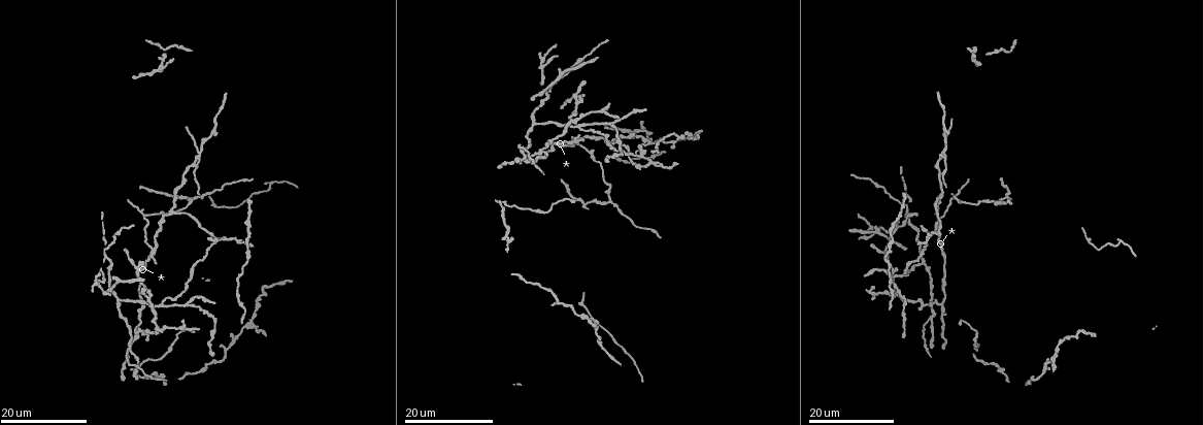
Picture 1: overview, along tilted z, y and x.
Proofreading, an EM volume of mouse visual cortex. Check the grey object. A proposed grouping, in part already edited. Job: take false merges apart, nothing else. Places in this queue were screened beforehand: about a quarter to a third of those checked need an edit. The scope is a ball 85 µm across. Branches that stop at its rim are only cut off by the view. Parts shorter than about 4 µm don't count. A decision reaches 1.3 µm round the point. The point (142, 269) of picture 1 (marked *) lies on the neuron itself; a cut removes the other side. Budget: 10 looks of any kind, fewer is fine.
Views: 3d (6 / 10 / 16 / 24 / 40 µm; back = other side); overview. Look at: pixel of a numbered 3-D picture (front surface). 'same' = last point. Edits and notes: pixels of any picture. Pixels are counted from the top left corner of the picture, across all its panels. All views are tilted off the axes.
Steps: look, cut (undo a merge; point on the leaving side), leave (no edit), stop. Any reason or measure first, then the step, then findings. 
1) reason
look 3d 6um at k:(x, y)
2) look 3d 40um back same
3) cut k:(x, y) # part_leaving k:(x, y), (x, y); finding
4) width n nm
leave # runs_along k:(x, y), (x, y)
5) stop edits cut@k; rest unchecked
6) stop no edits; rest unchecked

three arms meet
look 3d 16um at 1:(610, 200)

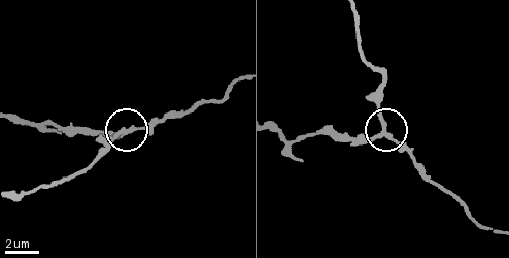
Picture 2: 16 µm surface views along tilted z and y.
look 3d 10um at 2:(381, 137)

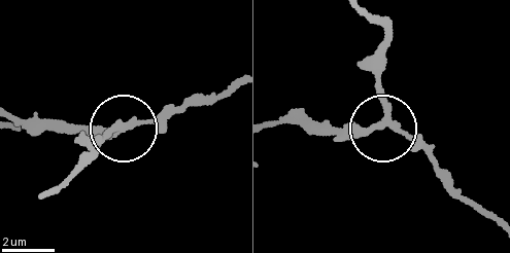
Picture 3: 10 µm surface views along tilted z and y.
cut 3:(164, 110) # part_leaving 3:(126, 128), (92, 146), (49, 192); a second neuron is stuck on

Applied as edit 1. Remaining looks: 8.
redraw
look overview

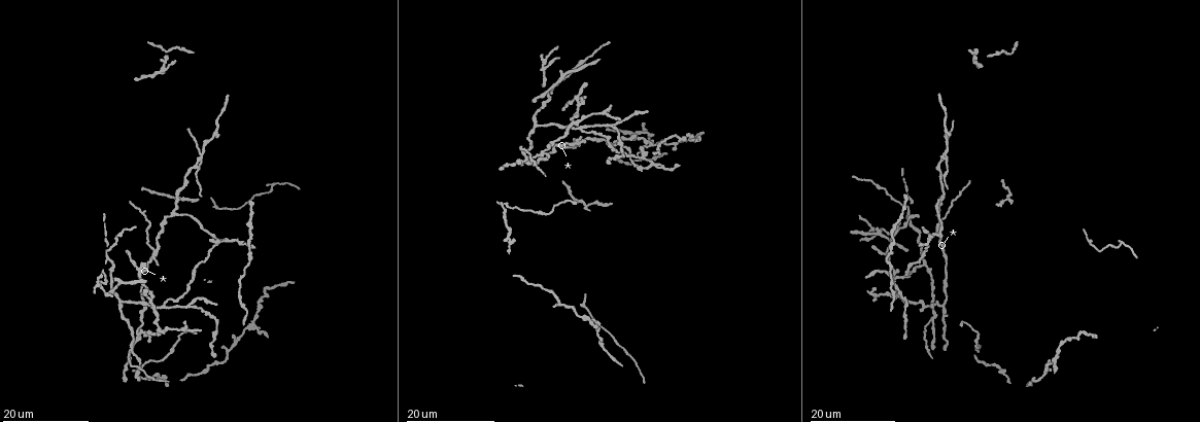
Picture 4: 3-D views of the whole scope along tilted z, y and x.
look 3d 16um at 4:(535, 125)

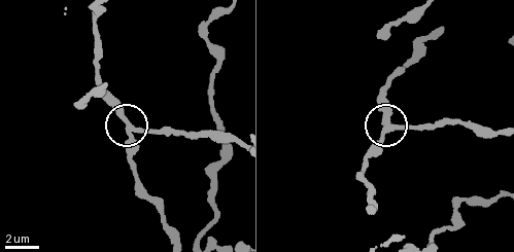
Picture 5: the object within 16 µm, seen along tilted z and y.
zoom in
look 3d 10um at 5:(383, 129)

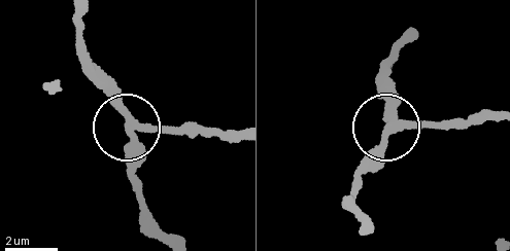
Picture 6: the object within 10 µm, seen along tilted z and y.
side_arm 30 um
leave # runs_along 6:(499, 117), (385, 126), (362, 185); continuous, no second neuron

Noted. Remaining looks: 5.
look 3d 24um at 4:(252, 251)

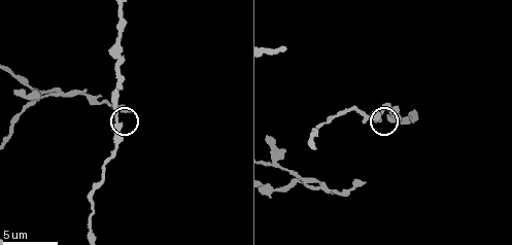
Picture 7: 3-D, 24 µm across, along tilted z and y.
look 3d 10um at 7:(116, 122)

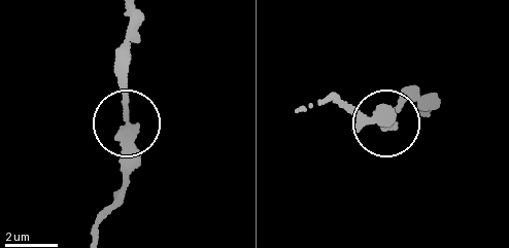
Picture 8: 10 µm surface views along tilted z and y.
width 340 nm
leave # all the same neuron

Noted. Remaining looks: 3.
three arms meet
look 3d 16um at 4:(581, 125)

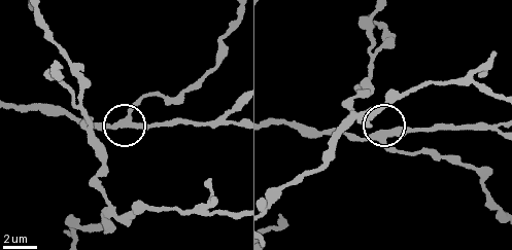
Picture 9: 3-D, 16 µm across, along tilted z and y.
look 3d 10um at 9:(381, 132)

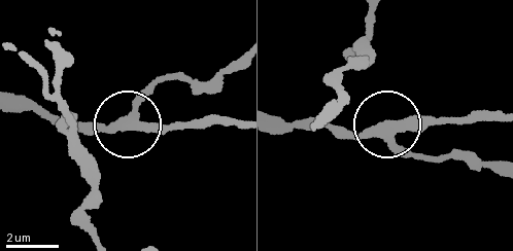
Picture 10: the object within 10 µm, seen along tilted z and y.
look 3d 10um back at 10:(127, 126)

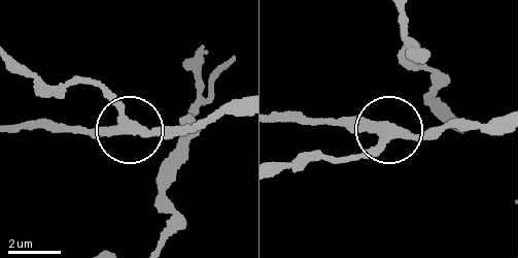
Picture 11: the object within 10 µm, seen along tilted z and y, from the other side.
arms 3
leave # runs_along 11:(22, 64), (88, 82), (123, 116), (121, 132), (77, 133); continuous, no second neuron

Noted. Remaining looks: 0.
stop edits cut@3; rest unchecked

